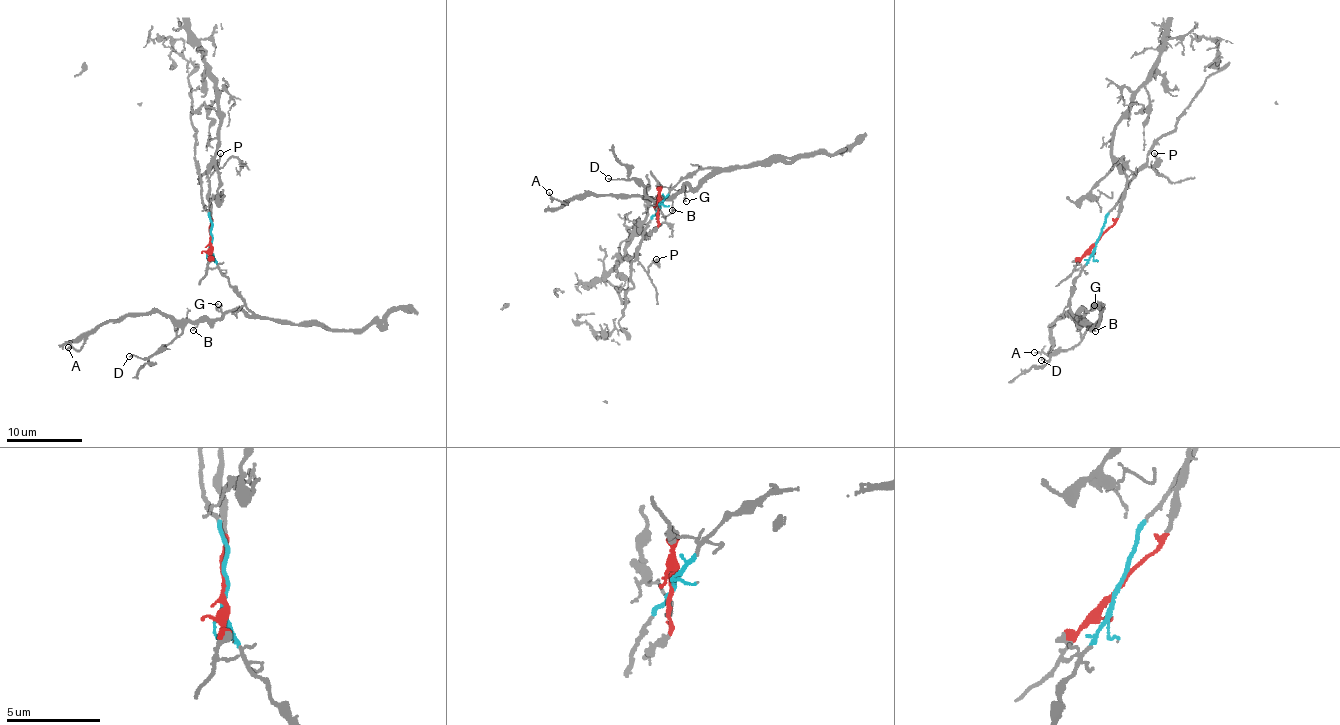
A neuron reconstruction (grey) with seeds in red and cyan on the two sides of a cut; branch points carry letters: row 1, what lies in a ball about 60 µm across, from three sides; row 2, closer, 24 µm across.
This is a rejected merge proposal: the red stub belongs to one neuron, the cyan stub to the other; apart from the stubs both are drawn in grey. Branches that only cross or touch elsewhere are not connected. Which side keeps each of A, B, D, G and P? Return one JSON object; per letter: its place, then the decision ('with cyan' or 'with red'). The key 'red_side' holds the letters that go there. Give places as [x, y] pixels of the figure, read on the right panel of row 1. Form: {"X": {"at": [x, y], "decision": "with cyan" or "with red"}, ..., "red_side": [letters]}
{"A": {"at": [1034, 352], "decision": "with cyan"}, "B": {"at": [1095, 331], "decision": "with cyan"}, "D": {"at": [1041, 360], "decision": "with cyan"}, "G": {"at": [1094, 305], "decision": "with cyan"}, "P": {"at": [1154, 153], "decision": "with cyan"}, "red_side": []}

